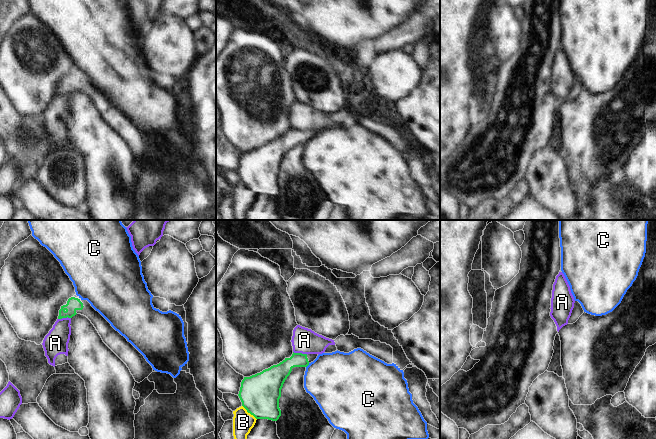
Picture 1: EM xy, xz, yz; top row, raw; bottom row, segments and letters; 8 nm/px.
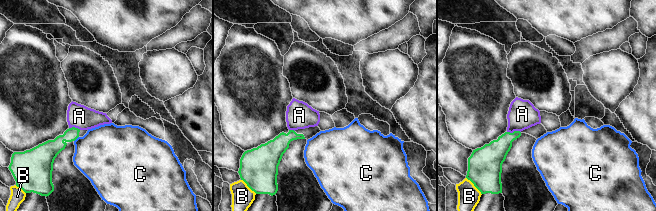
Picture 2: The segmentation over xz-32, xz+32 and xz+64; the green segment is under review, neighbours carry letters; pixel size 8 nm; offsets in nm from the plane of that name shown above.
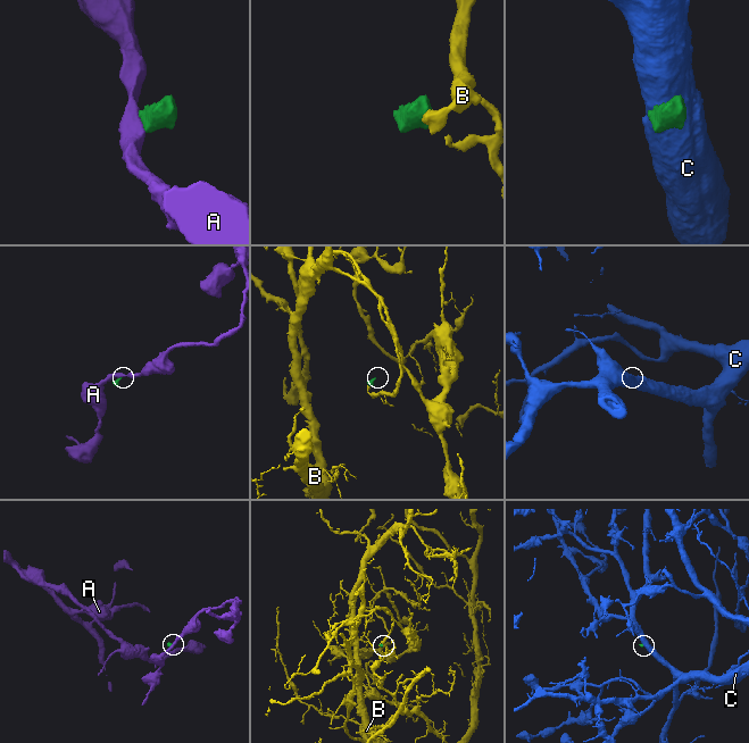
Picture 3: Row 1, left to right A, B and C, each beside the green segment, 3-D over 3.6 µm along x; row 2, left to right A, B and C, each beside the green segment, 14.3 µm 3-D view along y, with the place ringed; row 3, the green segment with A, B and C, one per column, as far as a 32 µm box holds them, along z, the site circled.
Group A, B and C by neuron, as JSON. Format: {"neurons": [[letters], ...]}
{"neurons": [["A"], ["B"], ["C"]]}

